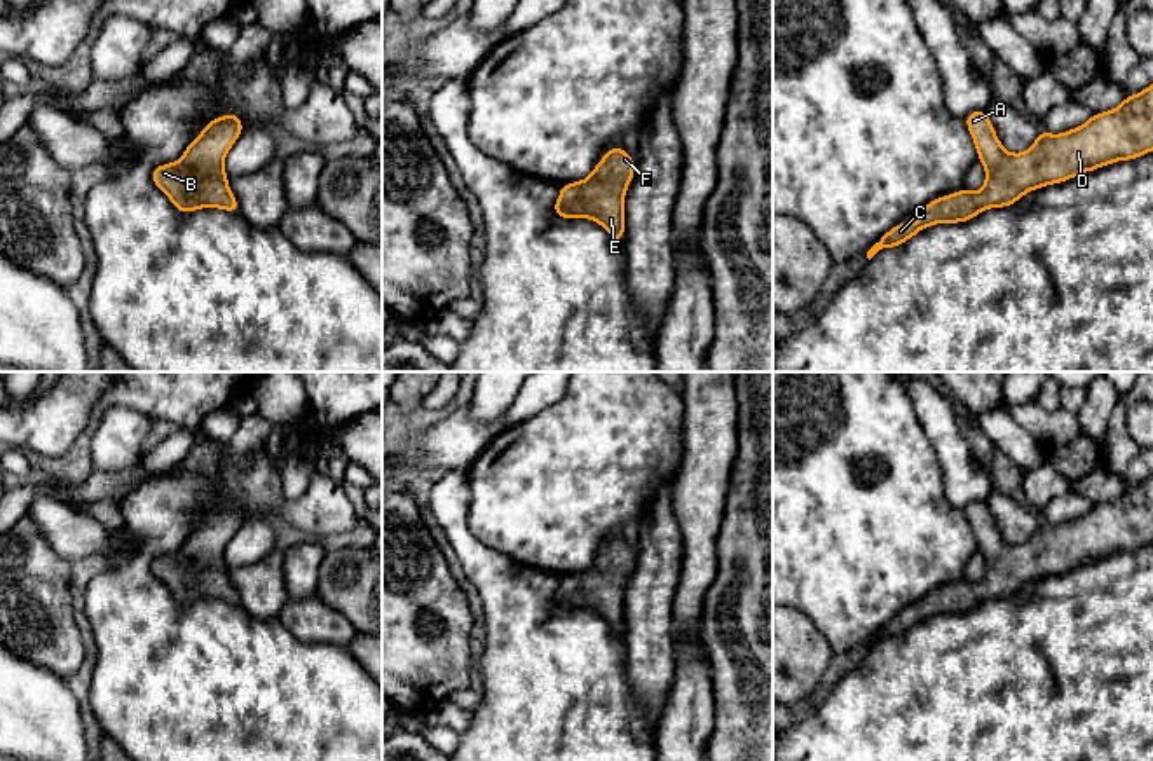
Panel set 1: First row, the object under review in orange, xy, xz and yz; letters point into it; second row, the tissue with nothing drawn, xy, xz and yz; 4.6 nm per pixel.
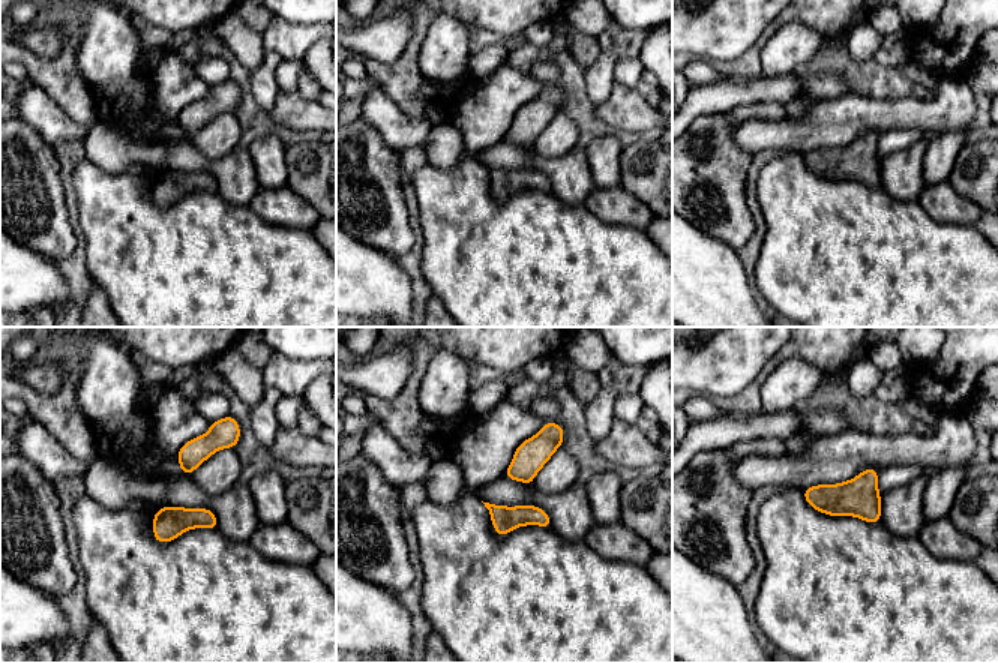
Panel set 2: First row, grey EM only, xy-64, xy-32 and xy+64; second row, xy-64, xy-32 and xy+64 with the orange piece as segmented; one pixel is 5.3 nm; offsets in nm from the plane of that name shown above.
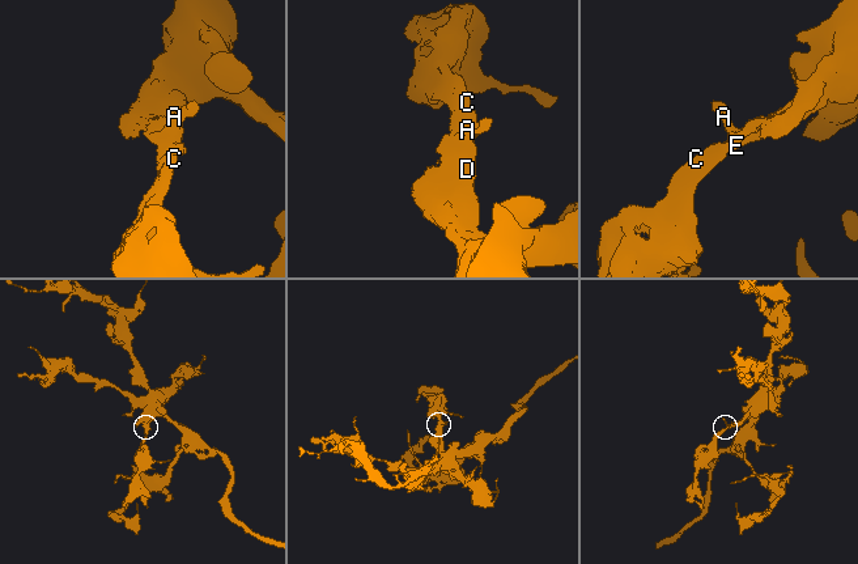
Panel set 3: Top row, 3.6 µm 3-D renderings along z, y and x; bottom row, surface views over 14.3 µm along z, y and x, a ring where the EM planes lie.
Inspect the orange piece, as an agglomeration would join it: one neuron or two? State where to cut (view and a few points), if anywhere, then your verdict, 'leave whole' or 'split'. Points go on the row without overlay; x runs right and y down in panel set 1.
no cut; leave whole

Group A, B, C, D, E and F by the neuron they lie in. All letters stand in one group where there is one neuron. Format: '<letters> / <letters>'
A B C D E F

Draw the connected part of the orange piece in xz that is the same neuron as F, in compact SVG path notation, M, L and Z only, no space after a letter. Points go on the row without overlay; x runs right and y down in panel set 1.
M609 538L588 569L560 576L555 606L563 611L591 609L612 632L623 634L624 585L635 567L633 553L623 538Z

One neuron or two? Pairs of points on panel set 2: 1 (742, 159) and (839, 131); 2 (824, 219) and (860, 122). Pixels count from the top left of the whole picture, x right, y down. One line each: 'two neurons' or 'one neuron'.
1: two neurons
2: two neurons

